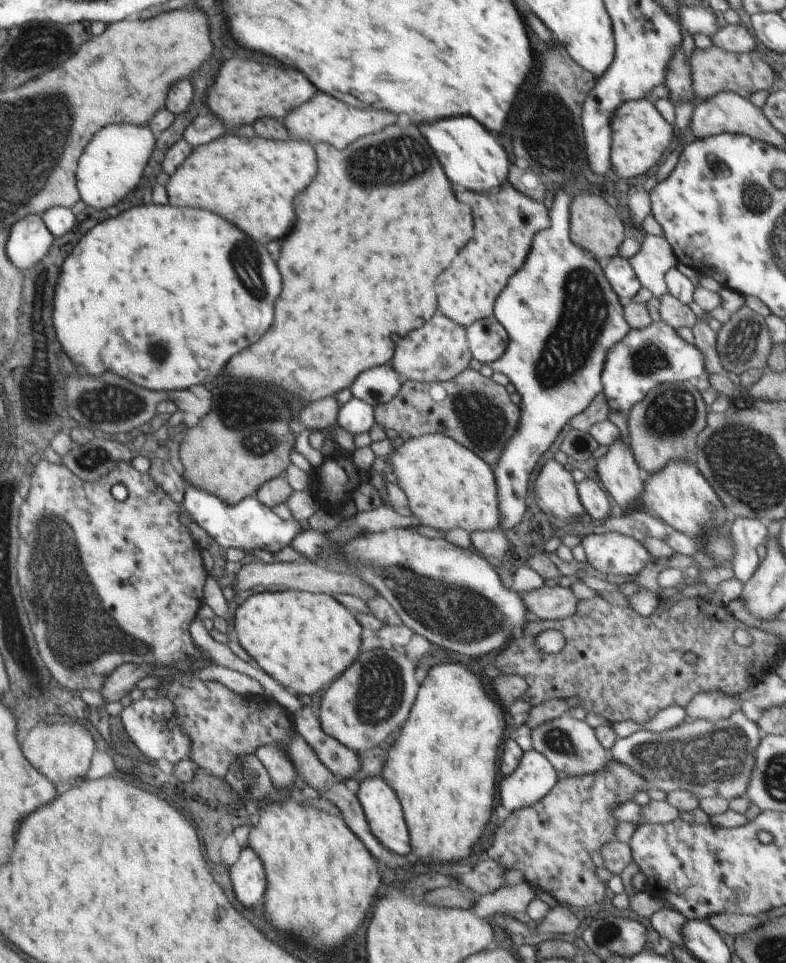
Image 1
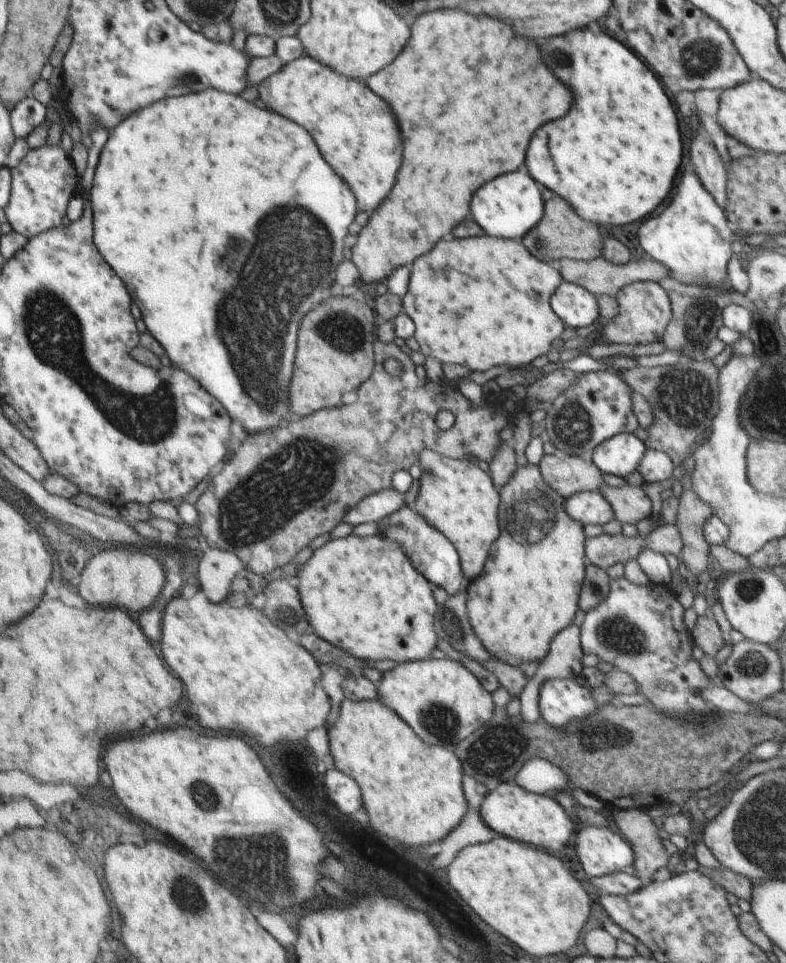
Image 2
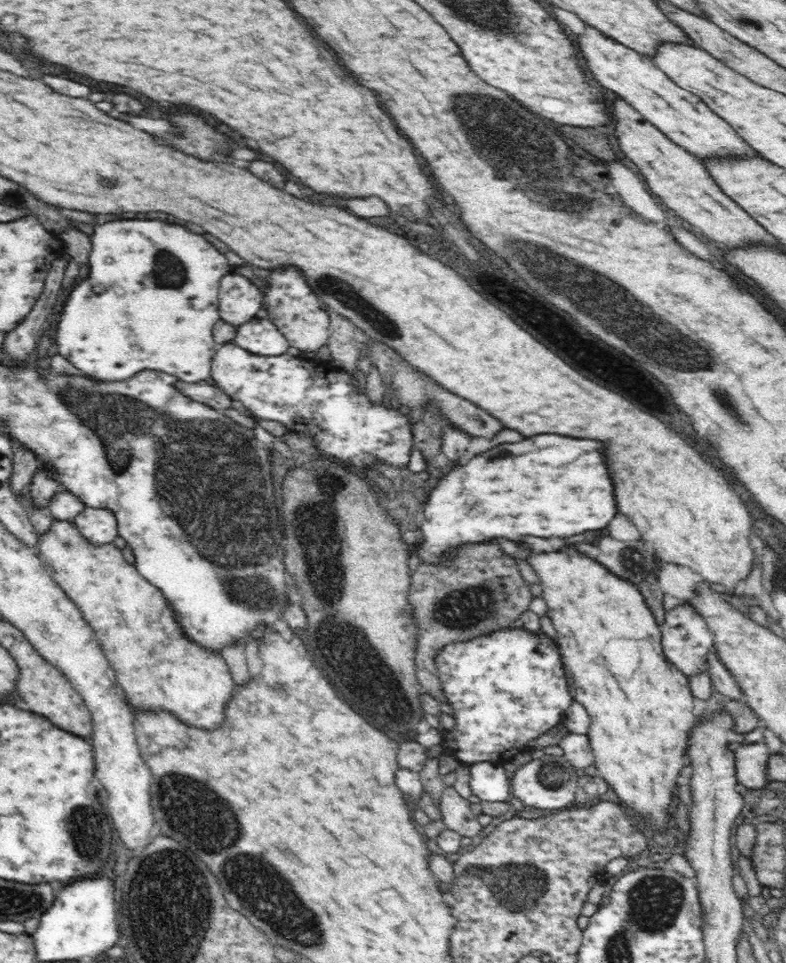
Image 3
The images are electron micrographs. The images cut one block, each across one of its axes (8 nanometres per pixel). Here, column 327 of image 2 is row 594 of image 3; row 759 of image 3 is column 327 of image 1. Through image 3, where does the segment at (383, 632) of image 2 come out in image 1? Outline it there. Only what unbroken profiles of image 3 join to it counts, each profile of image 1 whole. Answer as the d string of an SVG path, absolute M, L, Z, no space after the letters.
M292 589L282 592L266 590L249 596L241 605L234 605L233 621L234 645L252 656L268 676L297 695L312 696L324 688L327 689L336 680L336 676L340 676L361 652L363 627L352 610L326 593Z

